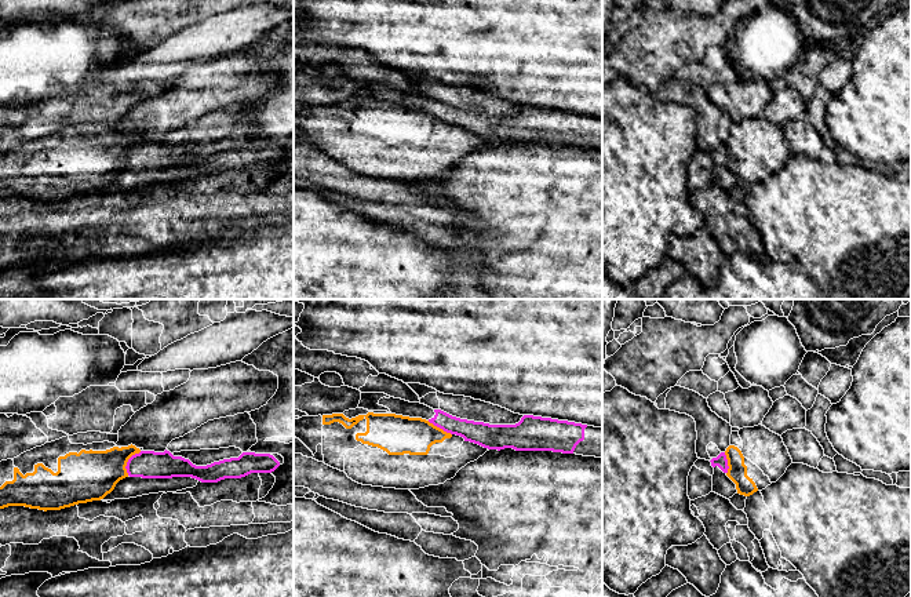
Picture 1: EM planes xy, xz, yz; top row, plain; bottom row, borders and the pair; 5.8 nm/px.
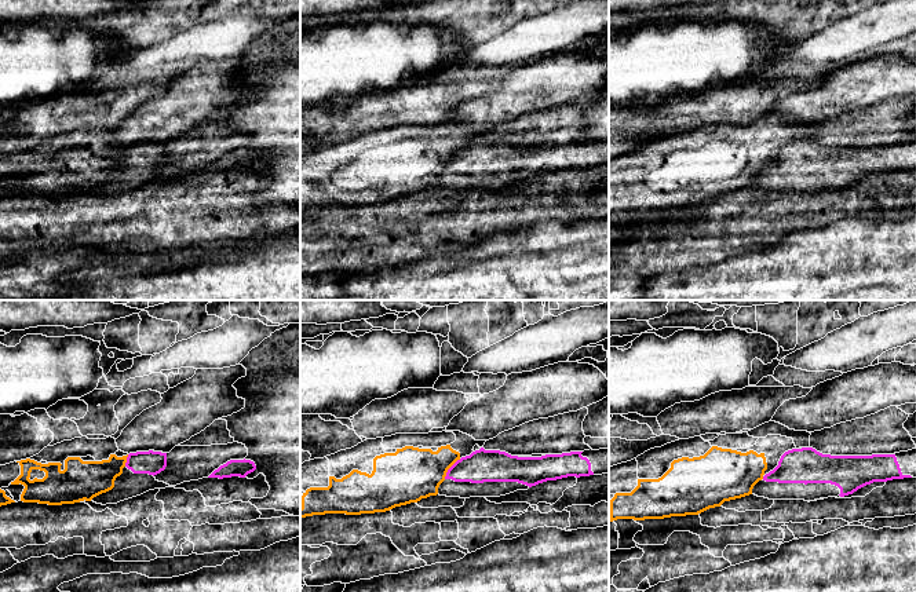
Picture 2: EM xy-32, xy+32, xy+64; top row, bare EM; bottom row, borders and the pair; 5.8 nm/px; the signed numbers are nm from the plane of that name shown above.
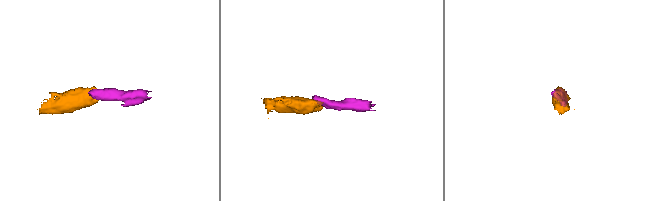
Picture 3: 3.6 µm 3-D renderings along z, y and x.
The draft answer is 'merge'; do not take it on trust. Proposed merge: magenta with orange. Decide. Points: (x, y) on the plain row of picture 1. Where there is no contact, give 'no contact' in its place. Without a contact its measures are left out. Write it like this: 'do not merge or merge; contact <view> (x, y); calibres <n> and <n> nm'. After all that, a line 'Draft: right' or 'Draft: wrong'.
do not merge; contact xy (128, 152); calibres 160 and 300 nm
Draft: wrong

